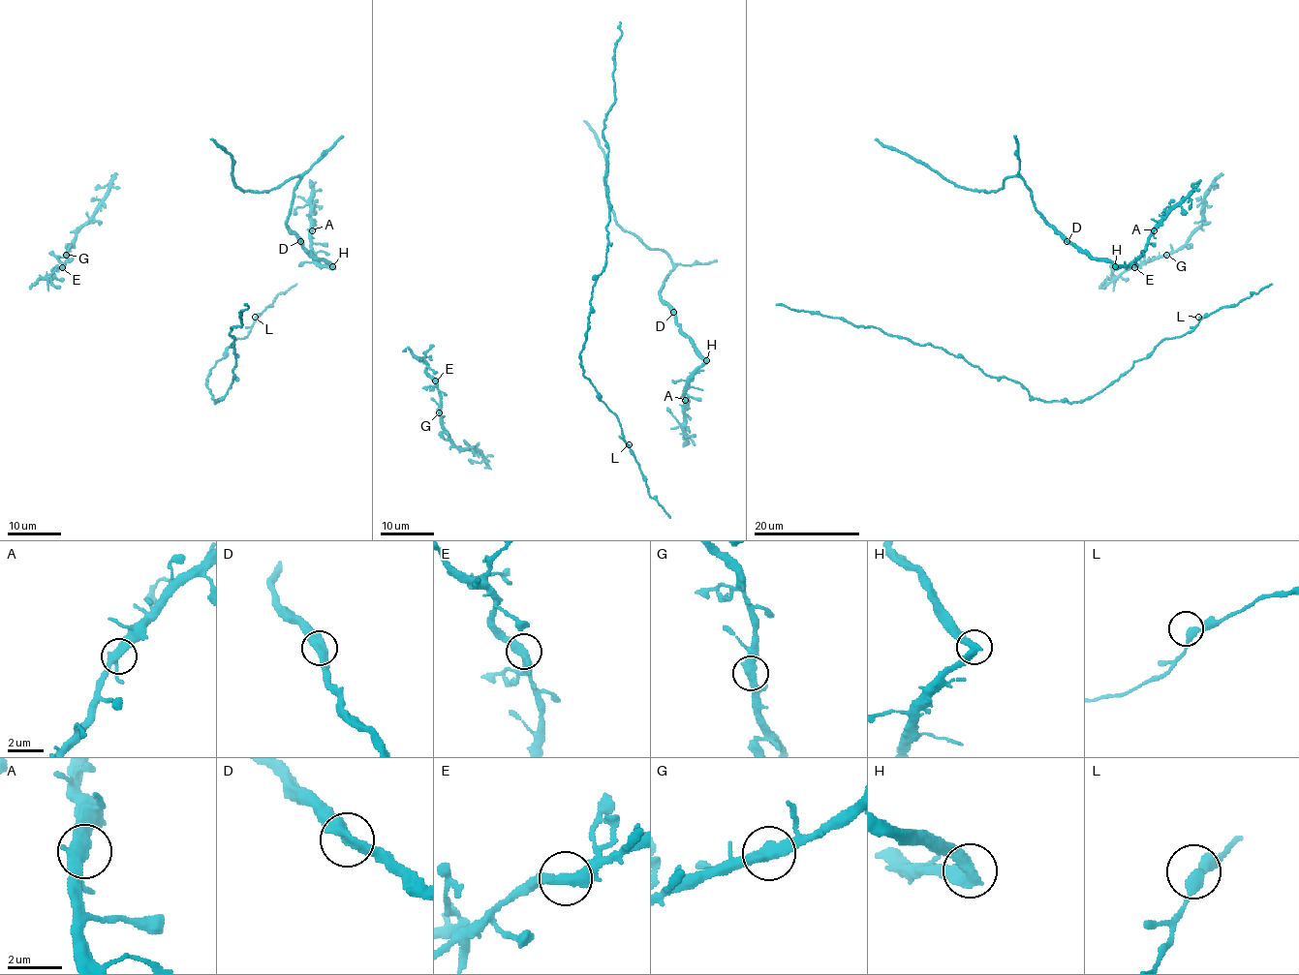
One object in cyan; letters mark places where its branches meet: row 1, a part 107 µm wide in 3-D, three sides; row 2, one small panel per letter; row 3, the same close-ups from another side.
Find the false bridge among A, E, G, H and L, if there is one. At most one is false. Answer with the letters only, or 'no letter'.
H

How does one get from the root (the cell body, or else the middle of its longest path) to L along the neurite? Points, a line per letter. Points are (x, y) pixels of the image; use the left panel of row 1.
L: (250, 330), (255, 317)

